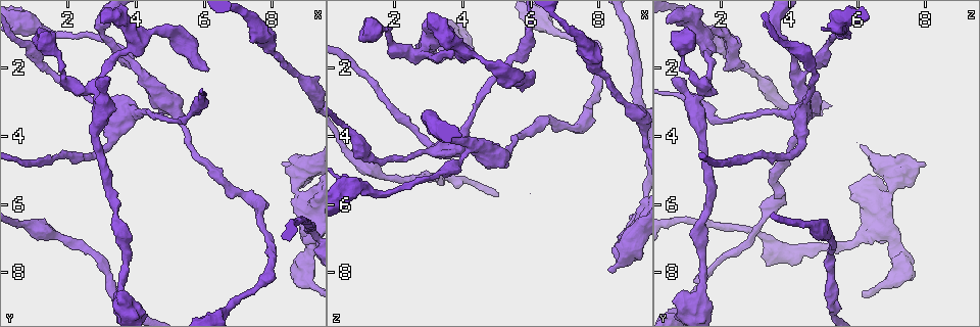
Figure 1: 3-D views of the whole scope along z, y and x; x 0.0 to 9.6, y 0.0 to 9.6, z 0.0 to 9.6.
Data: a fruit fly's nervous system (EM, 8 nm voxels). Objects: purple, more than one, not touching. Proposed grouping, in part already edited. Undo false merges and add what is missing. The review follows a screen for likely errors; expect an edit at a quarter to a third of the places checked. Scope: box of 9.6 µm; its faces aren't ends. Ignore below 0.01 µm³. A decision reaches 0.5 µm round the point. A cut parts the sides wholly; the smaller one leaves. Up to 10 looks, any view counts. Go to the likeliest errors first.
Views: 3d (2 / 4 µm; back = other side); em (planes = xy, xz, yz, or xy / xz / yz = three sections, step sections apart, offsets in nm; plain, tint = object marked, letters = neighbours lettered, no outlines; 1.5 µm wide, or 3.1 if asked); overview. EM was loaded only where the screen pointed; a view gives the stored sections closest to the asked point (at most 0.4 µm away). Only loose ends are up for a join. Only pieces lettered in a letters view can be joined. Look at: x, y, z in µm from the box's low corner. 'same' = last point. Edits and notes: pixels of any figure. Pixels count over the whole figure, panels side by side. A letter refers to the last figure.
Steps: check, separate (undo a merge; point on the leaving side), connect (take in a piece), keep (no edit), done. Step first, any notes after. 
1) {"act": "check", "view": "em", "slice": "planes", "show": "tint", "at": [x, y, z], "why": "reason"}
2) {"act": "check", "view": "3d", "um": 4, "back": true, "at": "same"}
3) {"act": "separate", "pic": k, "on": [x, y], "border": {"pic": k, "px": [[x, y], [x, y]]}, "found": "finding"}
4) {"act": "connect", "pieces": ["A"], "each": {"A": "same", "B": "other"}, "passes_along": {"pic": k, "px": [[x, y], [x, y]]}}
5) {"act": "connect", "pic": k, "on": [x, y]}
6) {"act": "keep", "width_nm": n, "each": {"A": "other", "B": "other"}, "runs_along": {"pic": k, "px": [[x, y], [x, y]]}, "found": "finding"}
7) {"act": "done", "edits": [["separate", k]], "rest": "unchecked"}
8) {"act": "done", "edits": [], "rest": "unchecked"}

{"act": "check", "view": "3d", "um": 2, "at": [2.85, 2.60, 1.50], "why": "looks like a crossing"}

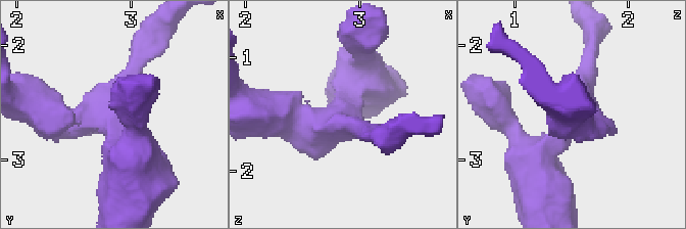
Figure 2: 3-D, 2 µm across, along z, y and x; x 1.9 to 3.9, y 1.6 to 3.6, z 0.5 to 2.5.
{"act": "check", "view": "em", "slice": "planes", "show": "tint", "at": [2.86, 2.60, 1.54], "arms": 4}

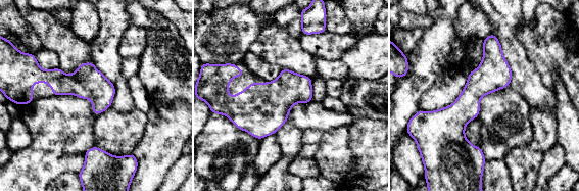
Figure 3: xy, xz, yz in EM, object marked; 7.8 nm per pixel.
{"act": "check", "view": "em", "slice": "planes", "show": "letters", "at": "same"}

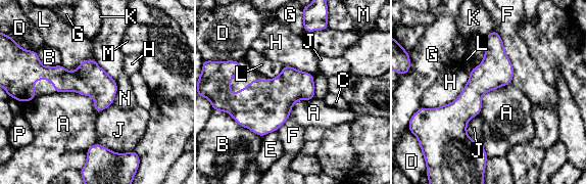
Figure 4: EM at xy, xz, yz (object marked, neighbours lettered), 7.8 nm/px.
{"act": "keep", "longest_contact_nm": ["H", 440], "each": {"A": "other", "B": "other", "C": "other", "D": "other", "E": "other", "F": "other", "G": "other", "H": "other", "J": "other", "K": "other", "L": "other", "M": "other", "N": "other", "P": "other"}, "runs_along": {"pic": 4, "px": [[495, 34], [494, 68], [457, 126]]}, "found": "one neuron here"}

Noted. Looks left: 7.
{"act": "check", "view": "3d", "um": 2, "at": [3.60, 2.75, 4.50], "why": "stops while still wide"}

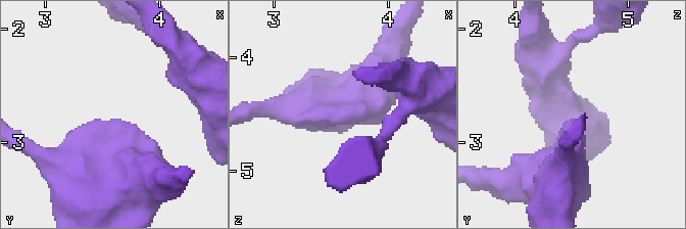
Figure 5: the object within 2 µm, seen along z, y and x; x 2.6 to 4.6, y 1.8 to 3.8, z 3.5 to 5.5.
{"act": "check", "view": "em", "slice": "yz", "step": 4, "show": "letters", "at": [3.56, 2.80, 4.54], "why": "now the EM"}

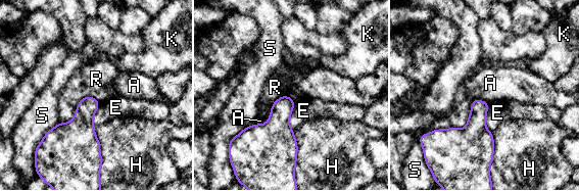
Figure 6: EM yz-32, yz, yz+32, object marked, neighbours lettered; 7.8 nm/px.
{"act": "check", "view": "em", "slice": "planes", "show": "letters", "at": "same"}

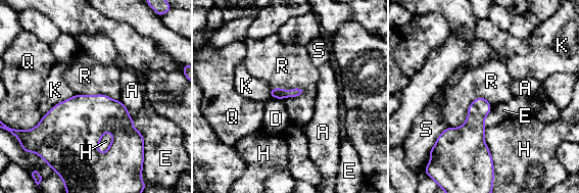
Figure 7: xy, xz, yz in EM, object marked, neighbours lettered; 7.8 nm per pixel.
{"act": "keep", "each": {"A": "other", "D": "other", "E": "other", "H": "other", "K": "other", "Q": "other", "R": "other", "S": "other"}, "border": {"pic": 7, "px": [[270, 88], [302, 88], [304, 92]]}, "found": "no lettered piece goes on from it"}

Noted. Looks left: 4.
{"act": "check", "view": "em", "slice": "yz", "step": 4, "show": "letters", "at": [8.80, 5.75, 6.95], "why": "touches itself"}

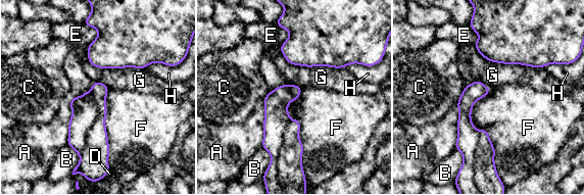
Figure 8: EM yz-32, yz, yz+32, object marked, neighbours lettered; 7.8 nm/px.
{"act": "check", "view": "em", "slice": "planes", "show": "letters", "at": "same", "why": "another direction"}

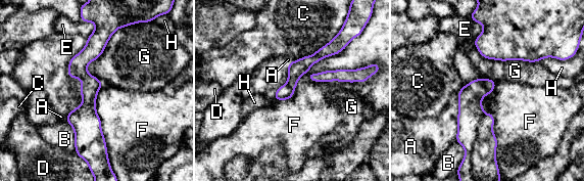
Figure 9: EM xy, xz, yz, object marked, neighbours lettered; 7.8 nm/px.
{"act": "separate", "pic": 9, "on": [471, 111], "each": {"A": "other", "B": "other", "C": "other", "D": "other", "E": "other", "F": "other", "G": "other", "H": "other"}, "found": "two neurons meet here"}

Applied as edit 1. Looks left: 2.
{"act": "done", "edits": [["separate", 9]], "rest": "unchecked"}

